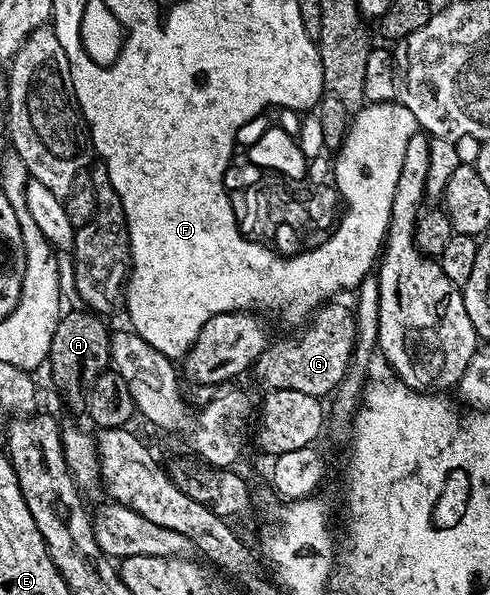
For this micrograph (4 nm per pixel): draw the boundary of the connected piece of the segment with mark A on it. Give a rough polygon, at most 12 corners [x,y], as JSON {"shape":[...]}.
{"shape":[[67,310],[48,368],[62,399],[86,410],[89,387],[111,366],[111,328]]}

